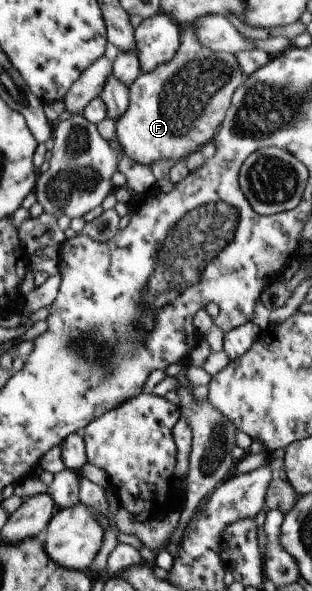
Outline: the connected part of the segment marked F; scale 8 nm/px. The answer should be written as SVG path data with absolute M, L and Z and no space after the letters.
M194 24L181 27L176 53L151 72L141 73L128 90L128 105L116 120L116 141L120 149L142 166L158 158L180 159L212 141L218 131L234 90L240 86L242 72L232 55L202 48L194 36Z

